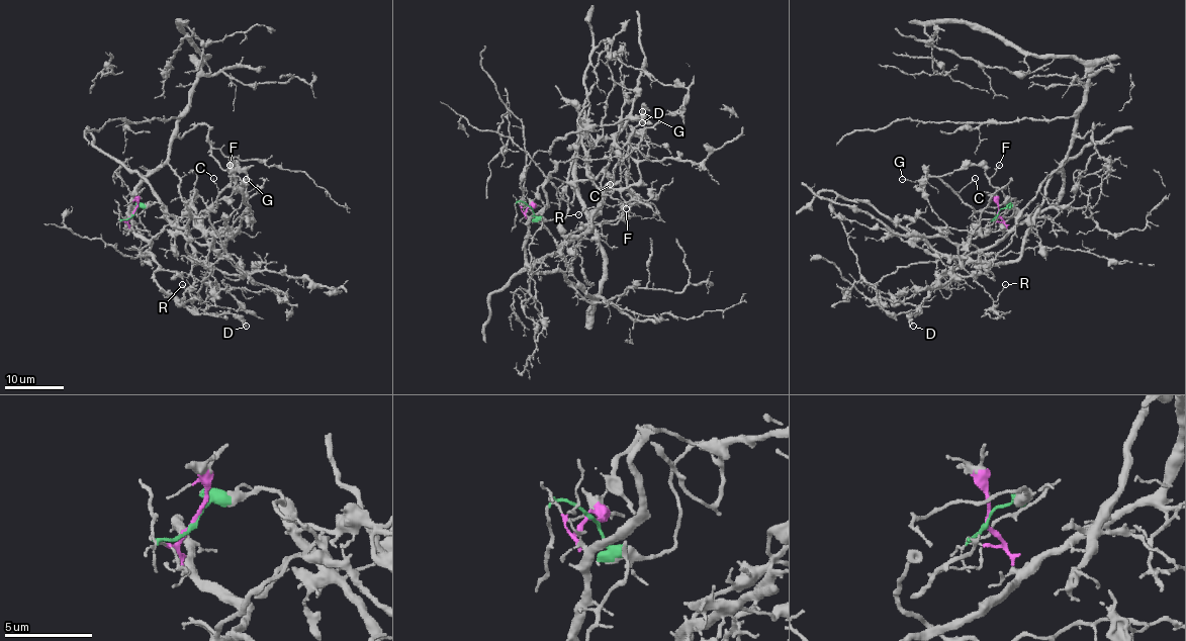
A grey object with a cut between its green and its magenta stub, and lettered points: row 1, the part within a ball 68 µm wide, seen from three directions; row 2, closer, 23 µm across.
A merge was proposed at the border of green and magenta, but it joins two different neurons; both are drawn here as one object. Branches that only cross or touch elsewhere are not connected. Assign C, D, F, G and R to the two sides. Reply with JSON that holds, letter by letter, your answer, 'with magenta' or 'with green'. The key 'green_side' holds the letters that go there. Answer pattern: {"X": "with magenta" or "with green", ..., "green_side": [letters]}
{"C": "with magenta", "D": "with magenta", "F": "with magenta", "G": "with magenta", "R": "with green", "green_side": ["R"]}

